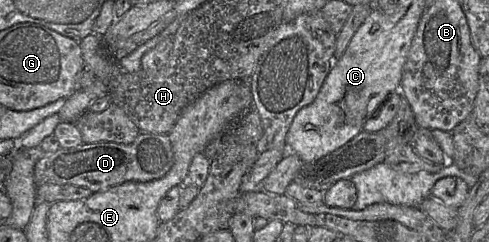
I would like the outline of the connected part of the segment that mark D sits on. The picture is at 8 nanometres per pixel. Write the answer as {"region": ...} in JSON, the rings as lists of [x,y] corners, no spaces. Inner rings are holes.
{"region":[[[141,132],[131,144],[116,142],[95,142],[81,144],[74,148],[61,148],[51,154],[41,154],[35,165],[34,181],[36,188],[40,185],[70,184],[88,188],[93,193],[126,181],[146,182],[163,177],[173,166],[174,154],[168,134]]]}

